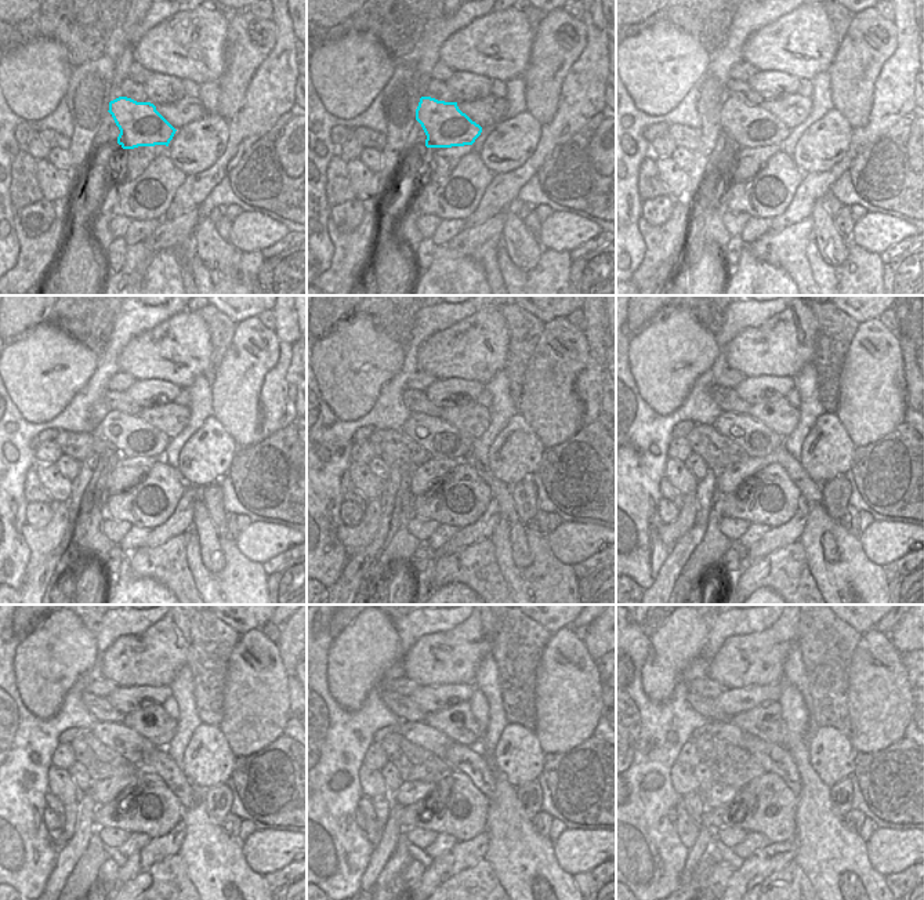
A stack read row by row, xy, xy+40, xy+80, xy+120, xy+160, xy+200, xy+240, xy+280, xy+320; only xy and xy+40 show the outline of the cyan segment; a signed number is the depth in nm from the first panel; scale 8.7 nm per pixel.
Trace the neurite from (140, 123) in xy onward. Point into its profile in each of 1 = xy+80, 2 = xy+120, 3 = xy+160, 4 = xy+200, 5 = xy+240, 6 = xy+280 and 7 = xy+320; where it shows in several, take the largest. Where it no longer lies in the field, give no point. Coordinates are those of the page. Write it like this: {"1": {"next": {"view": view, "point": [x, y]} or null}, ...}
{"1": {"next": {"view": "xy+80", "point": [749, 126]}}, "2": {"next": {"view": "xy+120", "point": [131, 436]}}, "3": {"next": {"view": "xy+160", "point": [442, 441]}}, "4": {"next": {"view": "xy+200", "point": [753, 436]}}, "5": {"next": {"view": "xy+240", "point": [130, 744]}}, "6": {"next": {"view": "xy+280", "point": [420, 733]}}, "7": {"next": {"view": "xy+320", "point": [725, 730]}}}

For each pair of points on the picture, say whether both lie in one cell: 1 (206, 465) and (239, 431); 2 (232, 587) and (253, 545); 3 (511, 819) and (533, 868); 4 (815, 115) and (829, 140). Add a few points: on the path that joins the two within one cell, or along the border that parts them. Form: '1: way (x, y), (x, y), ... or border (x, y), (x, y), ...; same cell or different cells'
1: border (212, 414), (238, 447); different cells
2: border (234, 540), (249, 559), (257, 561), (261, 565); different cells
3: way (511, 831), (515, 850), (521, 856); same cell
4: border (833, 106), (815, 120), (796, 142); different cells

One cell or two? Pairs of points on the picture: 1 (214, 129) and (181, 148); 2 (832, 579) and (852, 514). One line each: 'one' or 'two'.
1: one
2: two

